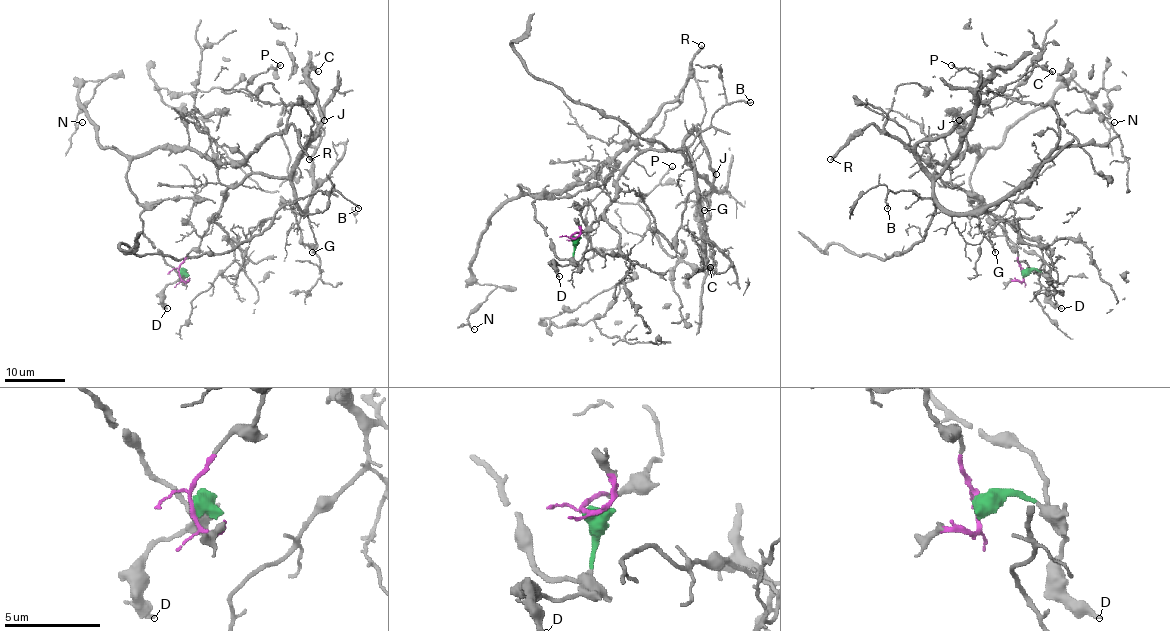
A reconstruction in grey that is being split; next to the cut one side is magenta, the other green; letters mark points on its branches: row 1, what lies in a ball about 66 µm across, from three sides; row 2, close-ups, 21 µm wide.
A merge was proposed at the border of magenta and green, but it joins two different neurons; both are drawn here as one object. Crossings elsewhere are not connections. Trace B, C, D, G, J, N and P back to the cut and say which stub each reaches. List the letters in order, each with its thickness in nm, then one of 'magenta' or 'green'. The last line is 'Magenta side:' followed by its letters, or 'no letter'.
B: 190 nm thick; magenta
C: 200 nm thick; magenta
D: 280 nm thick; green
G: 170 nm thick; magenta
J: 440 nm thick; magenta
N: 110 nm thick; green
P: 200 nm thick; magenta
Magenta side: B, C, G, J, P

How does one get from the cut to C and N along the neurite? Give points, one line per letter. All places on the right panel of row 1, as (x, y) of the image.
C: (1022, 274), (1004, 224), (981, 201), (934, 174), (959, 147), (980, 104), (1036, 67), (1052, 71)
N: (1024, 274), (1043, 272), (1043, 262), (1005, 235), (971, 189), (977, 160), (1069, 80), (1108, 129), (1114, 123)

